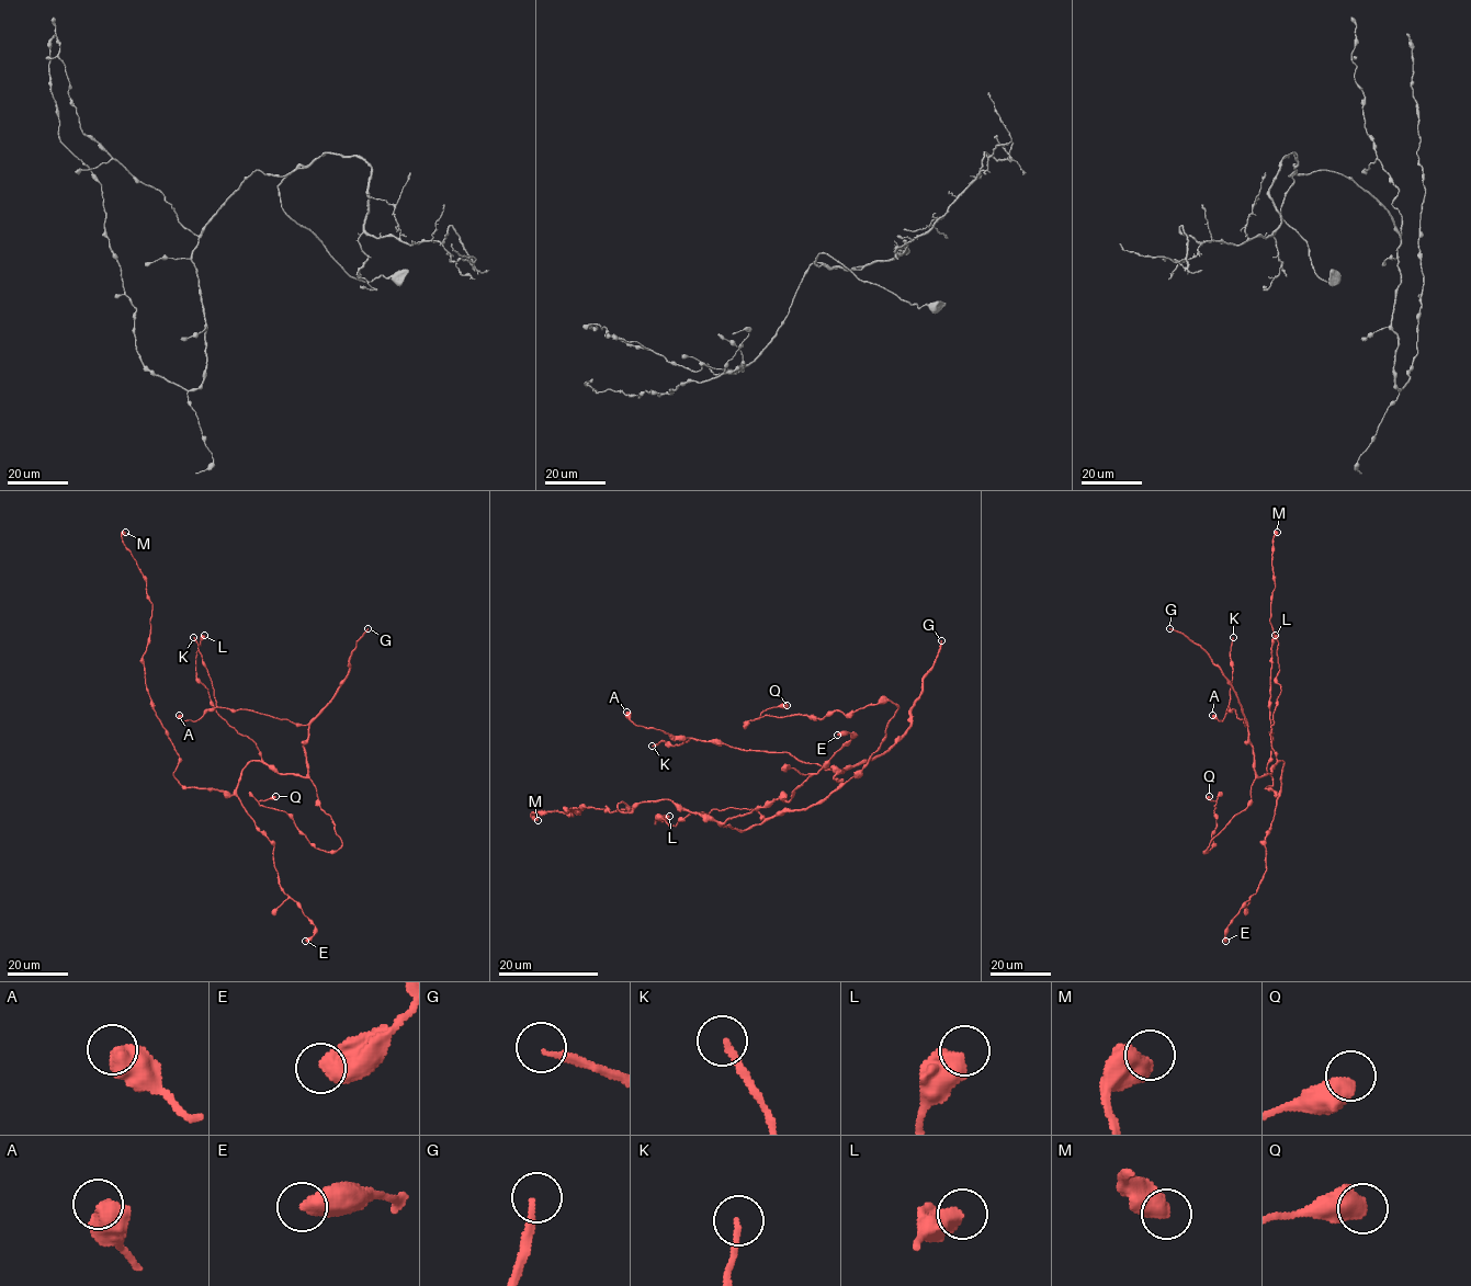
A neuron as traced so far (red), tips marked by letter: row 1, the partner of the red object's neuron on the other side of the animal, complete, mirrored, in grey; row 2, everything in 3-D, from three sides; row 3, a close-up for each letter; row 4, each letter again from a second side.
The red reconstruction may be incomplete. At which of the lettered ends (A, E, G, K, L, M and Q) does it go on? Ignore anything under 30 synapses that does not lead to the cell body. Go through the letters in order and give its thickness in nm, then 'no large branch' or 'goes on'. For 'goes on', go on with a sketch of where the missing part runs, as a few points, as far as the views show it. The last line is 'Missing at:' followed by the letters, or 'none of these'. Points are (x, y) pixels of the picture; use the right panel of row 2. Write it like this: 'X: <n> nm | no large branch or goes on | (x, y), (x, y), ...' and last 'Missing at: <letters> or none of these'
A: 650 nm | no large branch
E: 550 nm | no large branch
G: 190 nm | goes on
K: 180 nm | no large branch
L: 650 nm | no large branch
M: 650 nm | no large branch
Q: 600 nm | no large branch
Missing at: G

